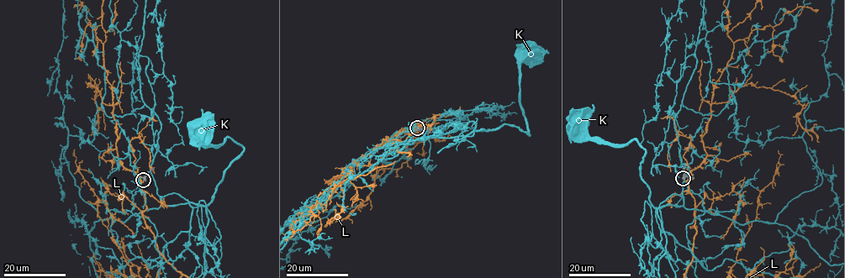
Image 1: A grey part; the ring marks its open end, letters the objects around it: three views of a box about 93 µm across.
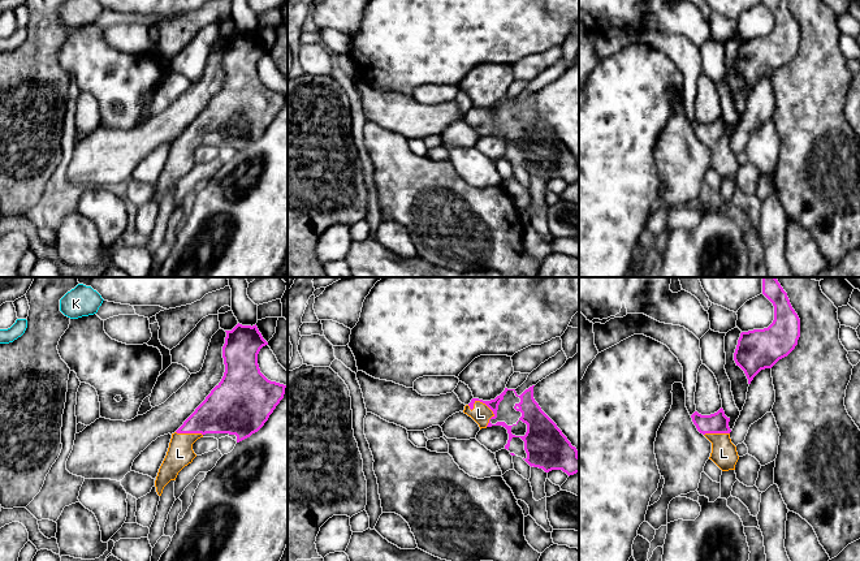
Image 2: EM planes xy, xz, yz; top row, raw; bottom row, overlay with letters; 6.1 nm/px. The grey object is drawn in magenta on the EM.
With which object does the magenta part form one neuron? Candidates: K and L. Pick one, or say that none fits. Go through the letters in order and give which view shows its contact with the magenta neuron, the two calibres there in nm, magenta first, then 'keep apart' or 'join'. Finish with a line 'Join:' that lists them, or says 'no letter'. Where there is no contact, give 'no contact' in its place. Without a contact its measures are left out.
K: no contact | keep apart
L: xz | 130/120 nm | join
Join: L

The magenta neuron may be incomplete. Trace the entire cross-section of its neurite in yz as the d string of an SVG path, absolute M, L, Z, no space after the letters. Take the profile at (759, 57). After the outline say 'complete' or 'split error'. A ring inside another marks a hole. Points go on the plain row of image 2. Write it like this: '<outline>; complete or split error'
M762 0L774 14L774 29L764 38L742 40L734 61L748 92L765 77L772 77L798 53L800 27L792 17L786 0Z; complete

